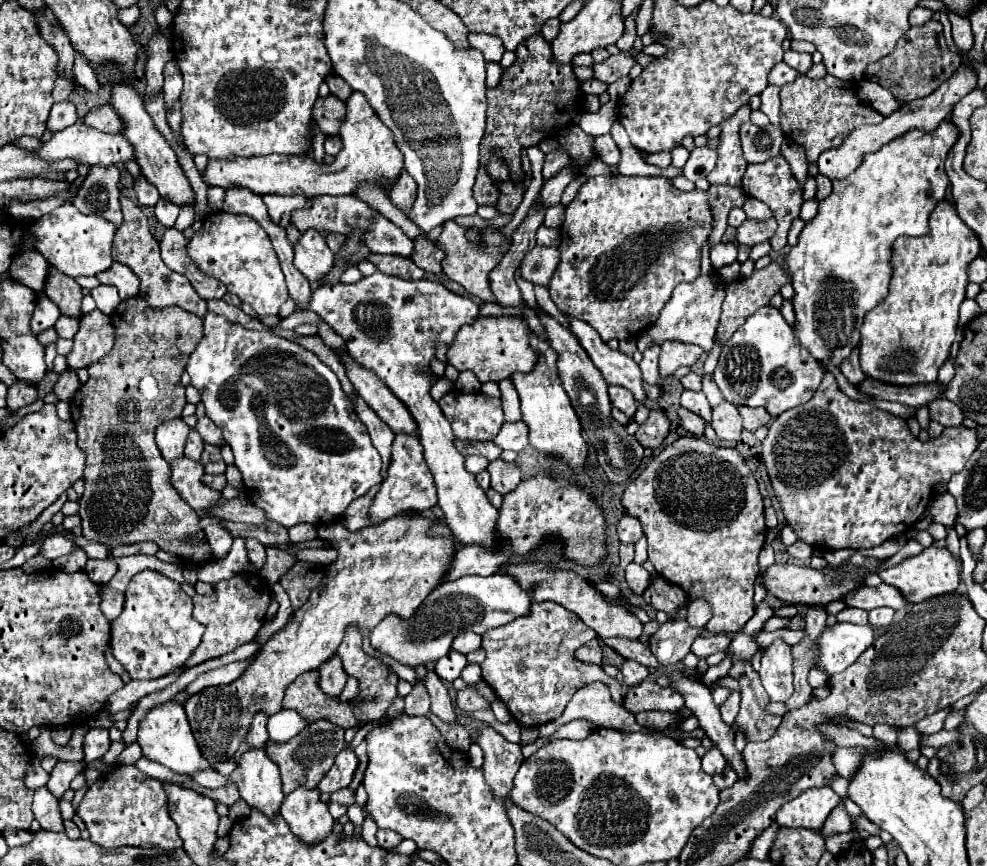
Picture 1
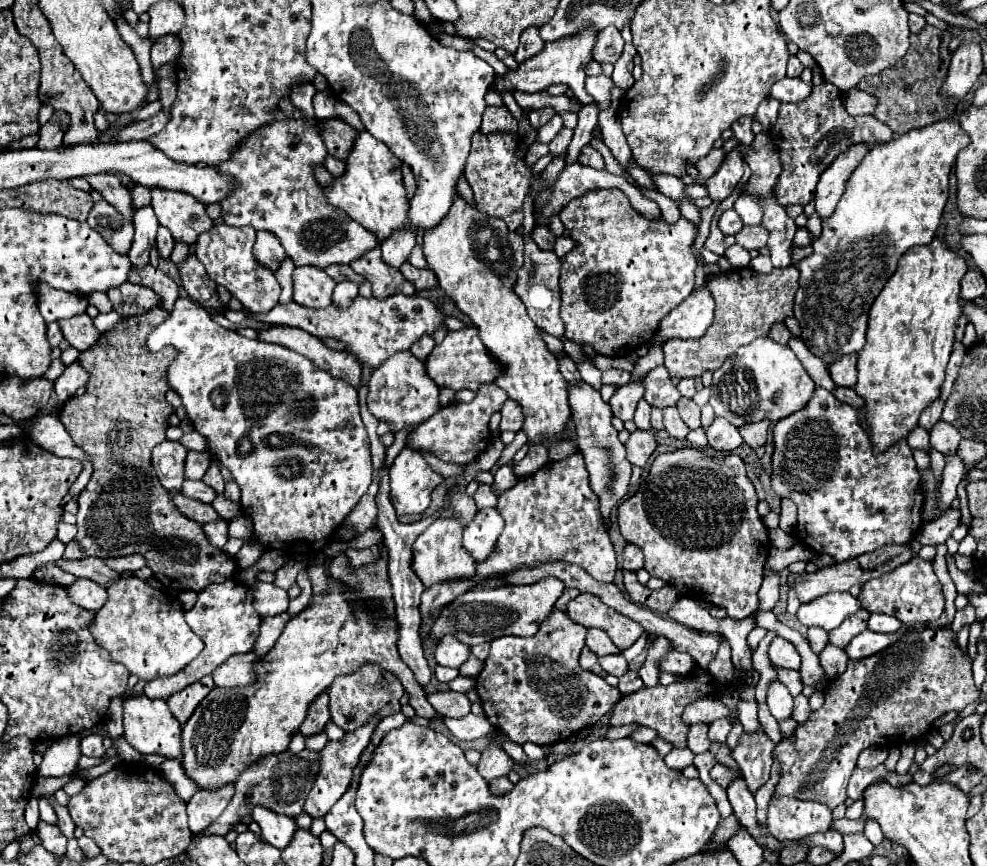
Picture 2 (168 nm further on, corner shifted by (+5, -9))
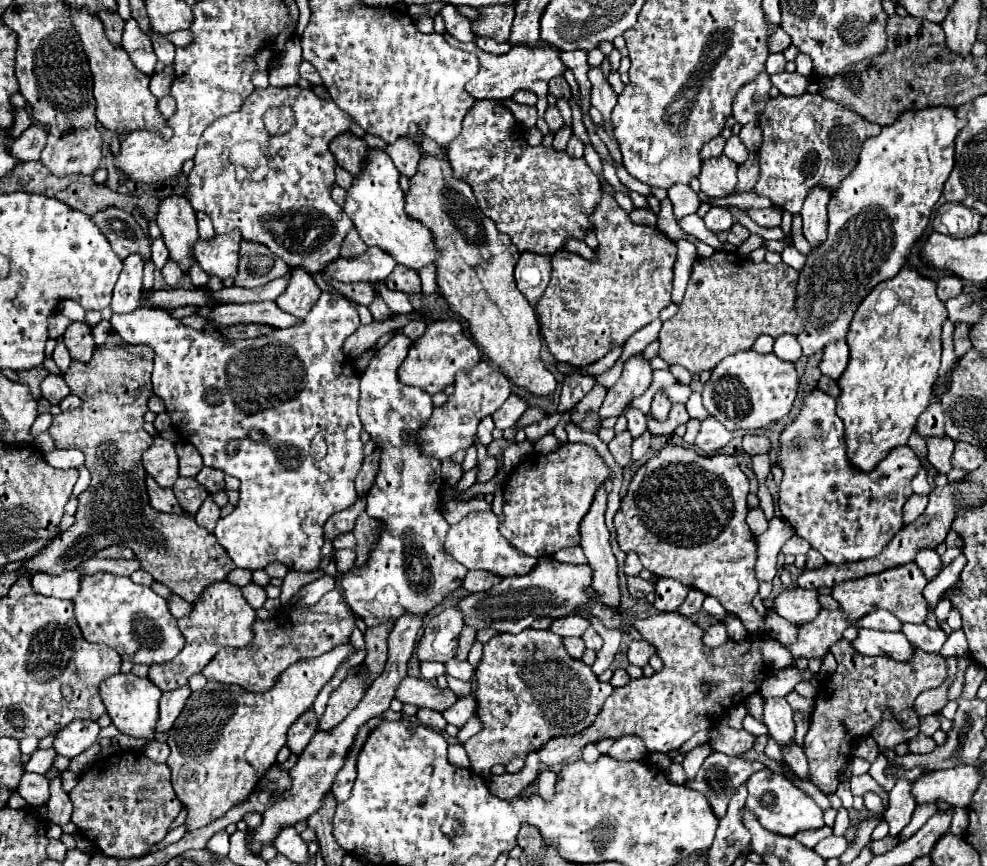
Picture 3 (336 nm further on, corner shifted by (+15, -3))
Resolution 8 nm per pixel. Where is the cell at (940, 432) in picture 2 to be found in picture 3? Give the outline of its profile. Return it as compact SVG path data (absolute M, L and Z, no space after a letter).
M945 436L945 438L927 438L927 448L929 448L927 458L941 474L947 474L953 468L951 466L953 446L955 446L955 442L949 436Z

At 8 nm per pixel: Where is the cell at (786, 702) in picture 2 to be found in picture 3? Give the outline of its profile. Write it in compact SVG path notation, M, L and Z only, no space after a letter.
M771 698L765 704L763 722L769 728L769 736L783 748L793 744L795 736L795 722L793 722L793 708L783 698Z

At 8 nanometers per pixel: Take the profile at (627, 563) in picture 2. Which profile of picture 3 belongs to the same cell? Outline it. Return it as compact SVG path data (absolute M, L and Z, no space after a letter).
M629 552L629 554L627 554L627 560L625 560L623 572L625 572L627 576L639 576L641 570L643 570L643 566L641 566L641 562L639 562L639 556L635 556L633 552Z

